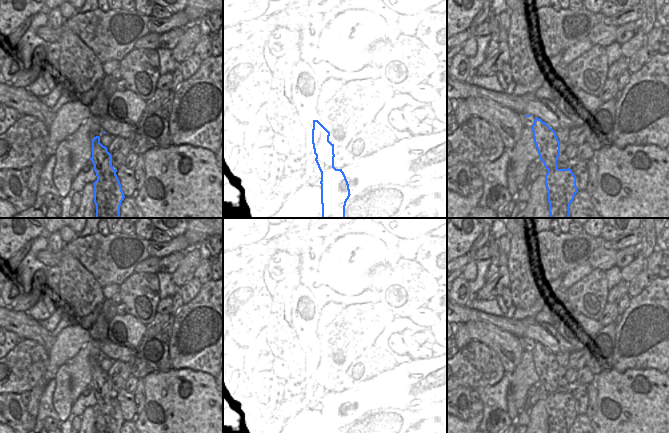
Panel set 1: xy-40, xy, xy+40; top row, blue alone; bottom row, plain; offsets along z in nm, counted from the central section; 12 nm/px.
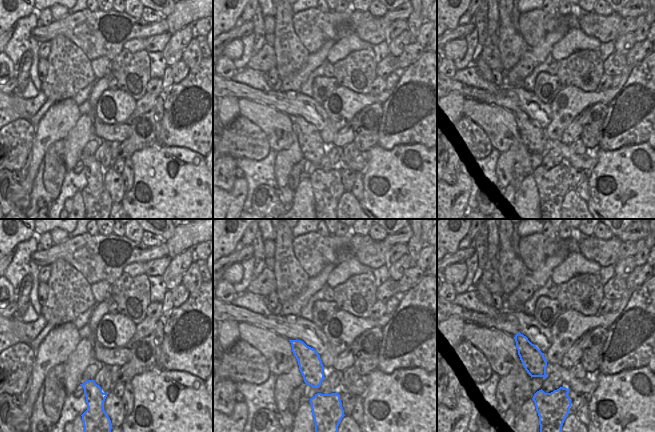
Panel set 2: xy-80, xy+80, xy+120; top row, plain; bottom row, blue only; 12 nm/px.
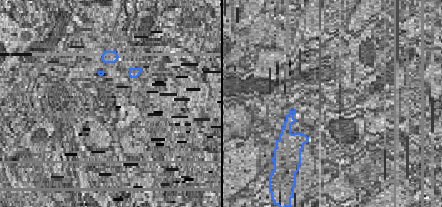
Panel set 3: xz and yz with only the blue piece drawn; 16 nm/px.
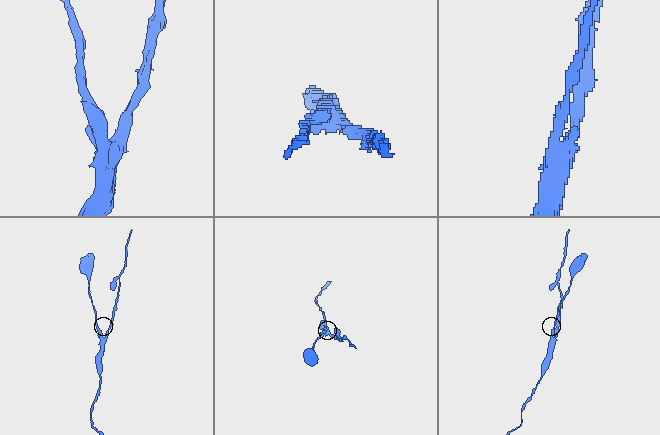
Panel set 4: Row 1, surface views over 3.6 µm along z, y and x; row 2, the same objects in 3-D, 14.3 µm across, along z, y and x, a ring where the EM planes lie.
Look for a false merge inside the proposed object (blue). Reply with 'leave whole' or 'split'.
split

